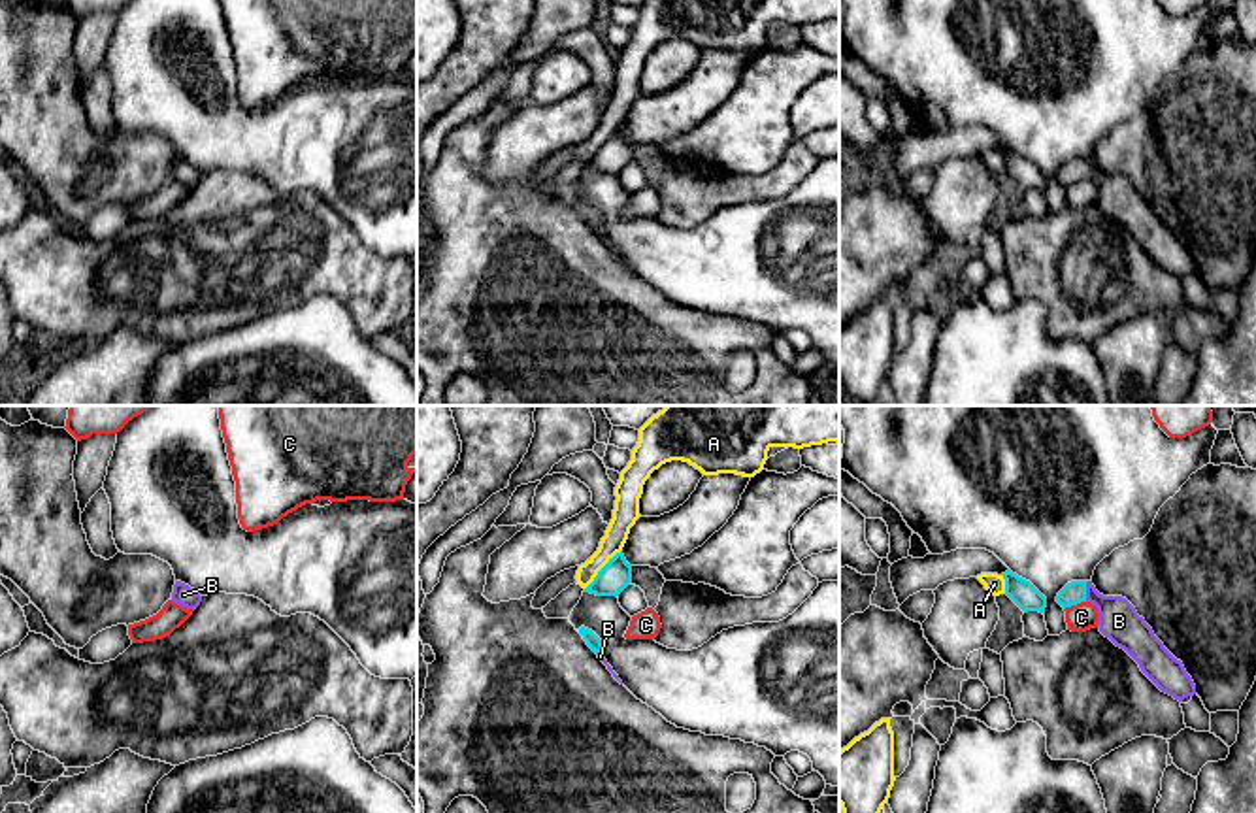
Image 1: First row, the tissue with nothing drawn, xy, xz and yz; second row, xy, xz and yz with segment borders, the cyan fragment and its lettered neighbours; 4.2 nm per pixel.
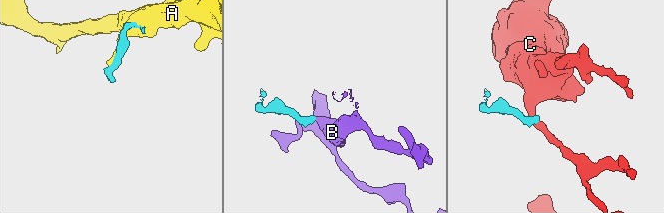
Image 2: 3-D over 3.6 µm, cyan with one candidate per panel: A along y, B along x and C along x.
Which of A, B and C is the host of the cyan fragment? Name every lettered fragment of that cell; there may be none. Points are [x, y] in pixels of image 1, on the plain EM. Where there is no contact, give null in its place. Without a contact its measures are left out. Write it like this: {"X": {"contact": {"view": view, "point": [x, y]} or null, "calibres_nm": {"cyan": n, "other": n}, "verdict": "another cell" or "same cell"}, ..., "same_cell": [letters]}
{"A": {"contact": {"view": "xz", "point": [600, 148]}, "calibres_nm": {"cyan": 140, "other": 100}, "verdict": "another cell"}, "B": {"contact": {"view": "yz", "point": [1085, 168]}, "calibres_nm": {"cyan": 100, "other": 170}, "verdict": "same cell"}, "C": {"contact": {"view": "yz", "point": [1074, 182]}, "calibres_nm": {"cyan": 100, "other": 120}, "verdict": "another cell"}, "same_cell": ["B"]}

